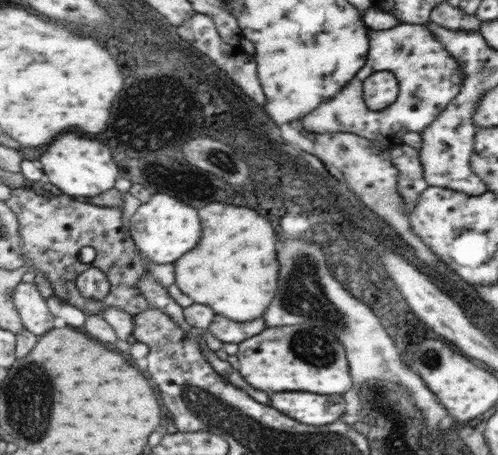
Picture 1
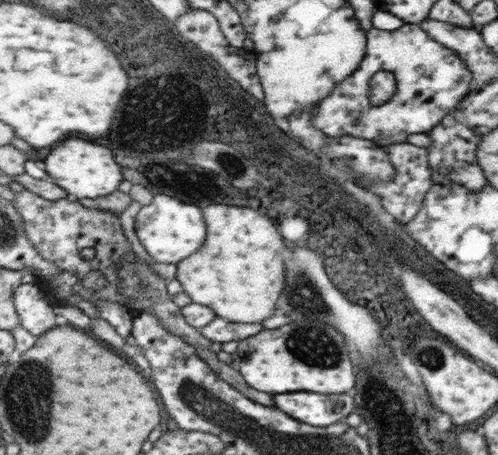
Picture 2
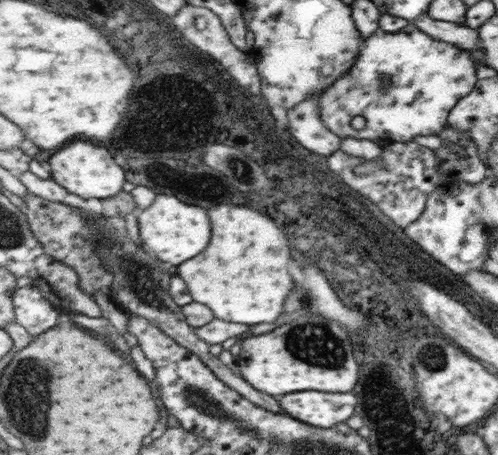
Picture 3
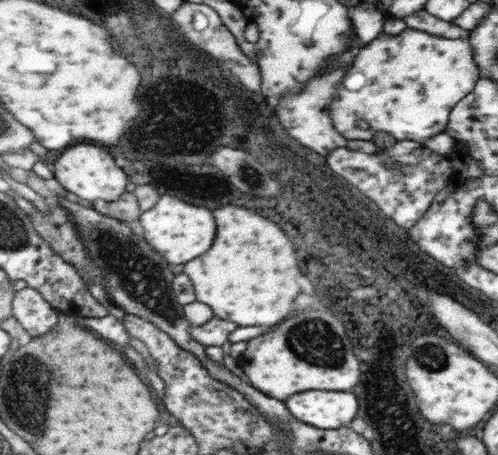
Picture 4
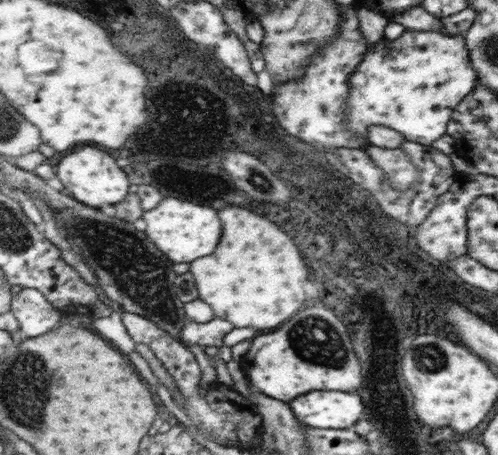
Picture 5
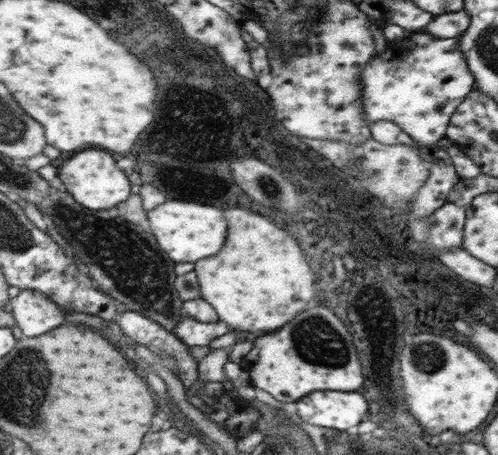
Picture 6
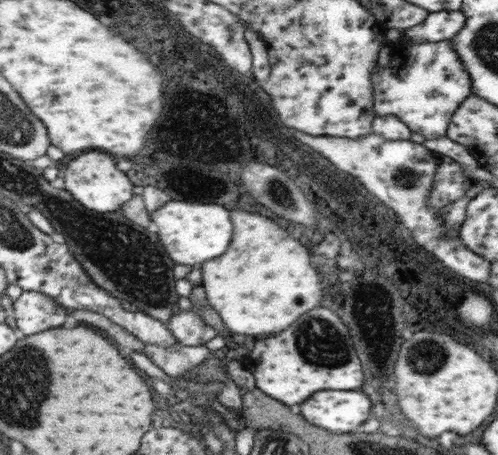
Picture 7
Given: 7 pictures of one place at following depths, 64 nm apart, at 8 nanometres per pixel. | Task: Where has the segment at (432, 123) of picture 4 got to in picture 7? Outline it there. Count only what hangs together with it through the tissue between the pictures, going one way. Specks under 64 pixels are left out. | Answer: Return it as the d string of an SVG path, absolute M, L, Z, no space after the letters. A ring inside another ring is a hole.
M451 40L439 44L393 44L389 68L375 68L375 114L395 116L409 126L411 132L421 132L425 140L447 134L455 112L473 96L471 78L451 48Z

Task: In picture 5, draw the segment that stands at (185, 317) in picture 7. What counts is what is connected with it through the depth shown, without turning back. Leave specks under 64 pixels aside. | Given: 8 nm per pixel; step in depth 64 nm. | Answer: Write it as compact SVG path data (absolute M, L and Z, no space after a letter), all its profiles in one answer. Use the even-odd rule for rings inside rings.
M213 318L209 320L207 324L199 324L199 322L187 322L183 328L181 328L181 334L179 334L179 342L183 342L185 346L189 344L199 344L203 348L207 346L215 346L215 348L221 348L221 338L233 330L235 326L229 324L227 320L219 320L219 318Z

